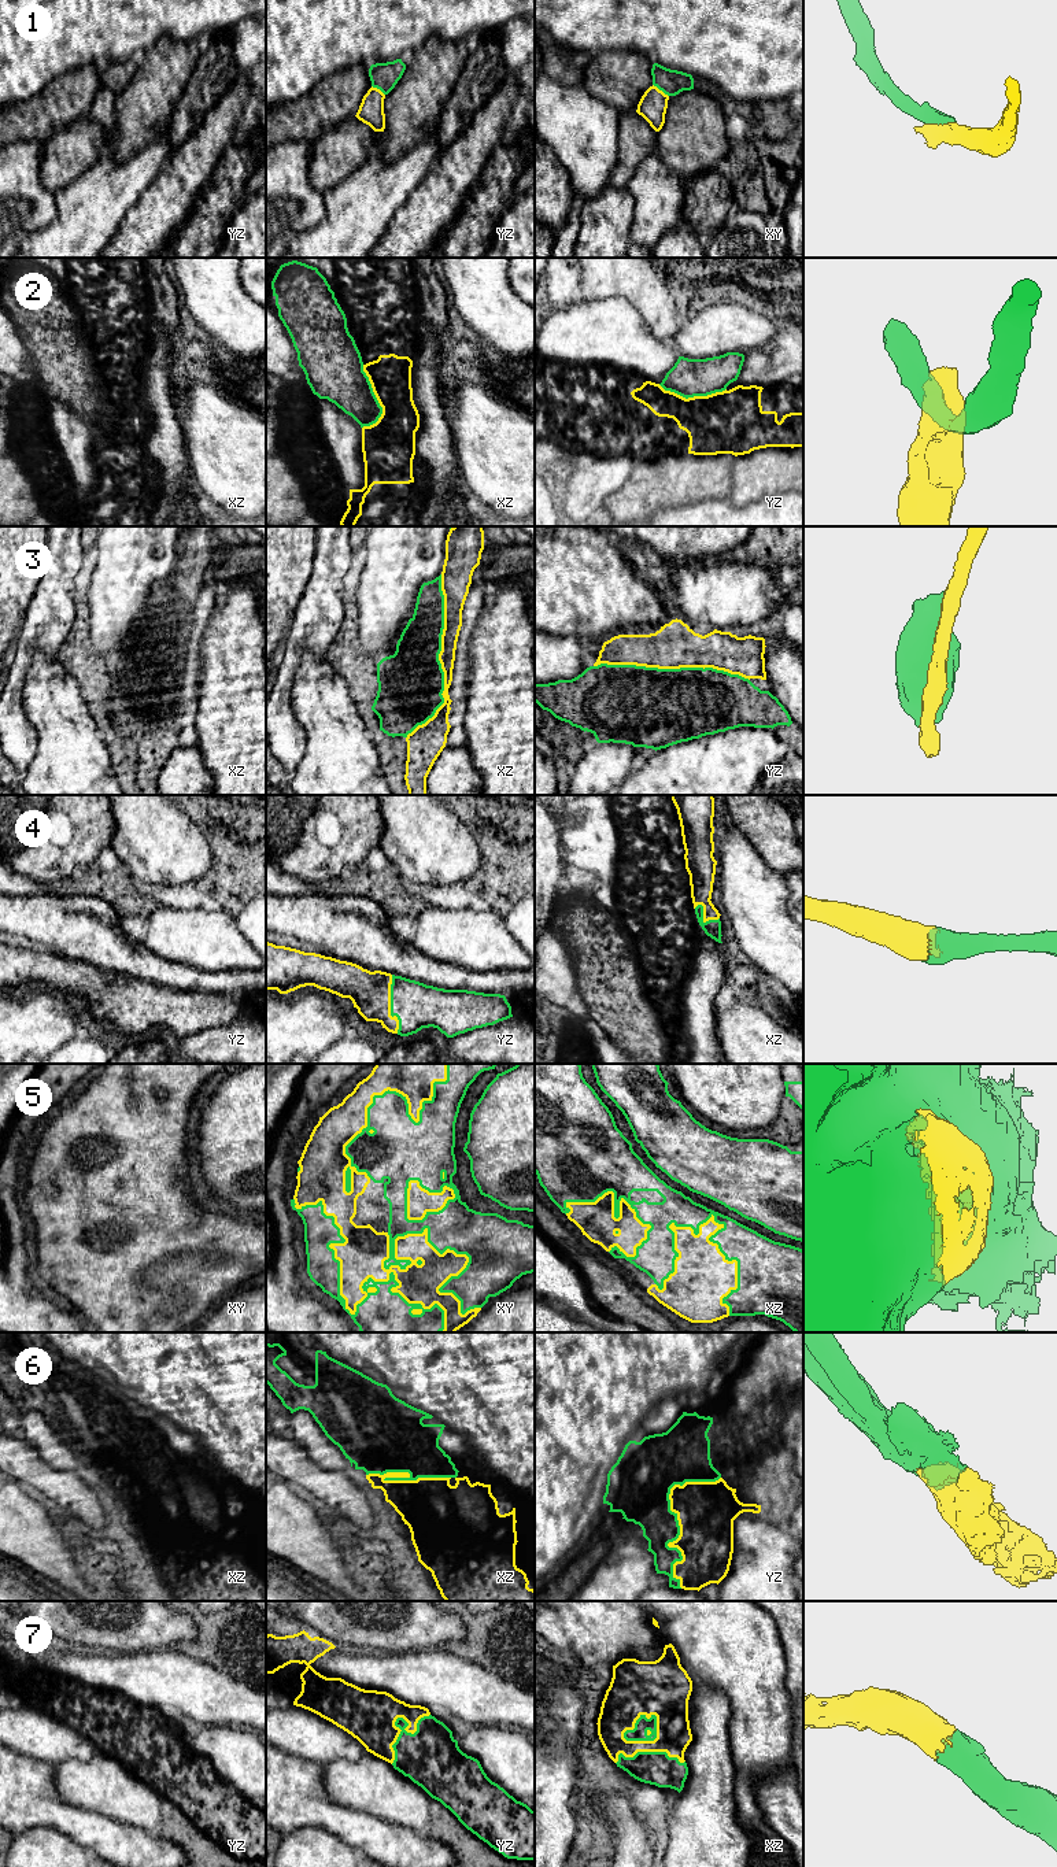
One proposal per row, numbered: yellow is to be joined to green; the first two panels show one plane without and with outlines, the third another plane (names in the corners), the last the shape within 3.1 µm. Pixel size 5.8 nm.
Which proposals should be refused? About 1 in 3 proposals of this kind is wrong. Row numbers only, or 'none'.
1, 2

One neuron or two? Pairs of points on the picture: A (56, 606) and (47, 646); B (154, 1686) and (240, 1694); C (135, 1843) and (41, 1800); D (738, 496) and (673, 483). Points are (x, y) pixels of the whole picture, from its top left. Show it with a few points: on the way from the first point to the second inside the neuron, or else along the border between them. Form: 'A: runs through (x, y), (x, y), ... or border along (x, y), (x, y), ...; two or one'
A: runs through (50, 616), (47, 636); one
B: runs through (176, 1686), (193, 1686), (206, 1694), (218, 1694); one
C: runs through (111, 1840), (65, 1818); one
D: border along (732, 464), (732, 487), (727, 498); two

